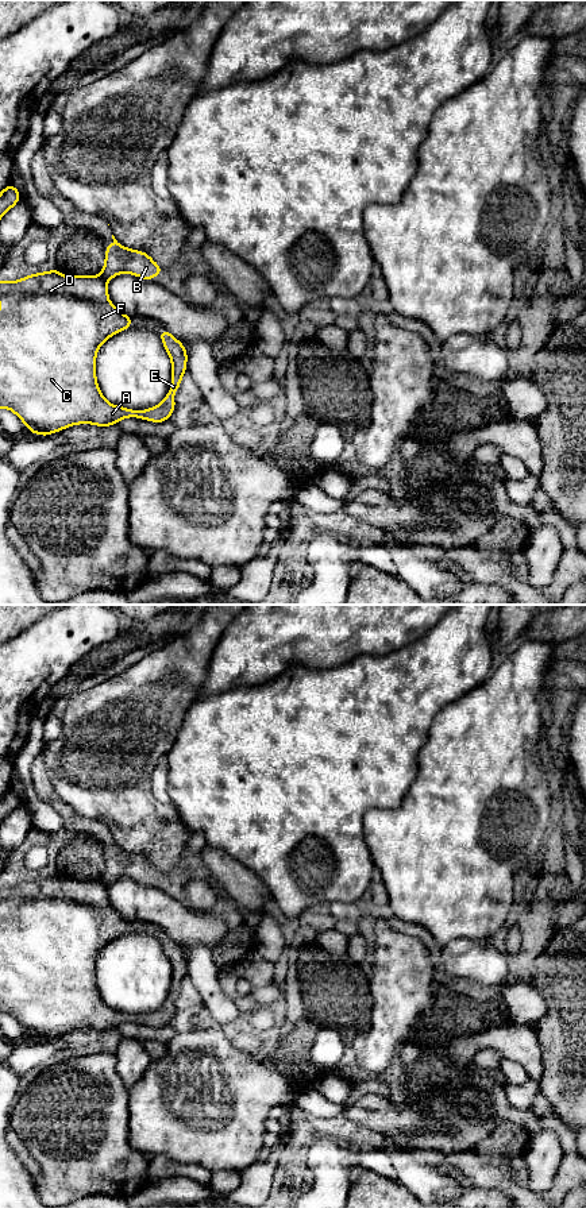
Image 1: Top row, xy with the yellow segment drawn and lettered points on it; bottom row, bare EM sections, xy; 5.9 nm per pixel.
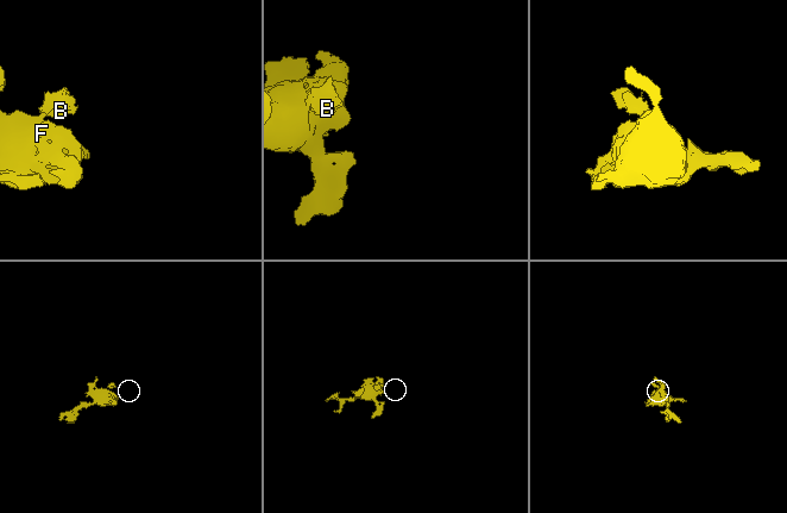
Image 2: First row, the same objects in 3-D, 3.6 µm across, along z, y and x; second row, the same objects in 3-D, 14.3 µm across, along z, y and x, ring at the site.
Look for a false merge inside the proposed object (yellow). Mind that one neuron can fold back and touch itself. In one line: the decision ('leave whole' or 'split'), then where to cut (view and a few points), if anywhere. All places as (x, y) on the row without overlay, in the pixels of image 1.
split; cut in xy along (100, 880), (107, 886)

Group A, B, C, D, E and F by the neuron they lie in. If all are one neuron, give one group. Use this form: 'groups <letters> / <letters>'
groups A C D E F / B

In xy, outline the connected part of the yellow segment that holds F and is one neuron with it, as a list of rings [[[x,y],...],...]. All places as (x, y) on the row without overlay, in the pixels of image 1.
[[[54,873],[15,887],[1,885],[0,907],[0,1012],[12,1015],[24,1027],[28,1037],[49,1041],[76,1028],[95,1028],[103,1033],[128,1022],[163,1027],[174,1016],[174,997],[178,996],[186,976],[188,958],[185,950],[167,934],[158,937],[171,964],[171,989],[162,1007],[147,1015],[134,1015],[112,1010],[101,1000],[96,984],[96,958],[108,942],[128,934],[134,925],[111,908],[107,885],[101,880],[63,881],[59,873]]]

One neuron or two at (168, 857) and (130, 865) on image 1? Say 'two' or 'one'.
two

